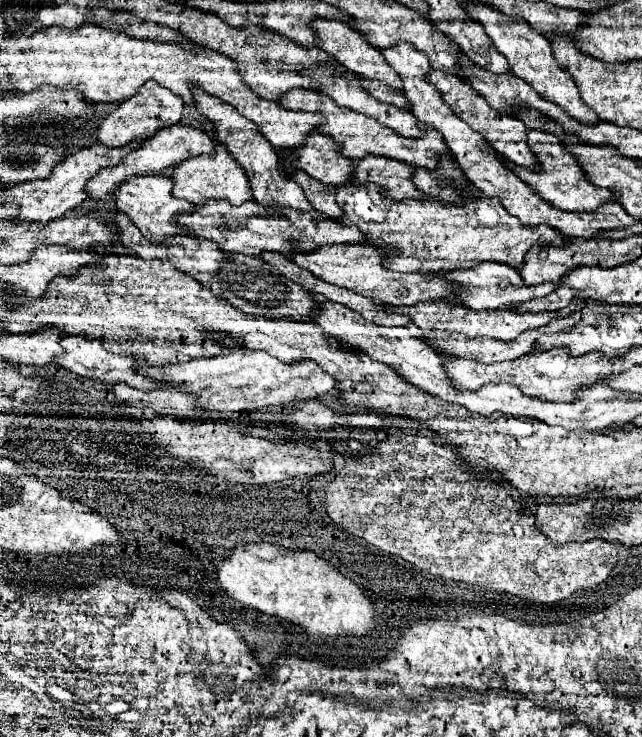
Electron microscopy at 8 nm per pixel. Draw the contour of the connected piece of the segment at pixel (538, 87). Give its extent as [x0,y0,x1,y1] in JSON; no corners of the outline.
[465,6,601,124]

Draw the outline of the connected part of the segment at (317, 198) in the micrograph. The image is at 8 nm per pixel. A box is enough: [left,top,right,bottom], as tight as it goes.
[291,170,341,218]

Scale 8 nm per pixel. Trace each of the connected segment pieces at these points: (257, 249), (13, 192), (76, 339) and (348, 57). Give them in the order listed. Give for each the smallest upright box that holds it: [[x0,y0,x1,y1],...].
[[173,200,365,256],[7,140,143,224],[53,334,159,390],[311,18,401,90]]

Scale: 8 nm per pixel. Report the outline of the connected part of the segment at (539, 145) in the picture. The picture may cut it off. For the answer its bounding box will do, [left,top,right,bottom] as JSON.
[503,130,615,212]

